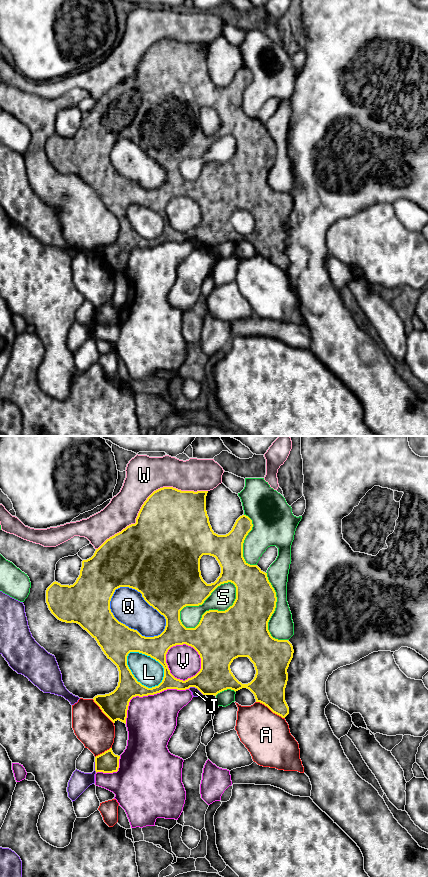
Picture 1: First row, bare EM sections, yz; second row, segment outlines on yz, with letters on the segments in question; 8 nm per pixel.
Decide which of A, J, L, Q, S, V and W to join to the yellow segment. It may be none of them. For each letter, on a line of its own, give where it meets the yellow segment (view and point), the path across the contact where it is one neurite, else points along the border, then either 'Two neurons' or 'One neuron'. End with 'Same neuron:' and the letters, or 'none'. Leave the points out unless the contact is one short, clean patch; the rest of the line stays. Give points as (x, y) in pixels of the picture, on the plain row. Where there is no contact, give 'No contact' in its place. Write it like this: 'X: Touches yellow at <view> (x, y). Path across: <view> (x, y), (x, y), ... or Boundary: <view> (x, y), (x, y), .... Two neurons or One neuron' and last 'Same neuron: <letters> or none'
A: Touches yellow at yz (270, 261). Two neurons
J: Touches yellow at yz (196, 239). Two neurons
L: Touches yellow at yz (152, 209). Two neurons
Q: Touches yellow at yz (145, 152). Two neurons
S: Touches yellow at yz (202, 155). Two neurons
V: Touches yellow at yz (201, 214). Two neurons
W: Touches yellow at yz (146, 52). Two neurons
Same neuron: none

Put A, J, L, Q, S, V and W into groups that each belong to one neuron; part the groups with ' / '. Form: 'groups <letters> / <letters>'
groups A / J L Q V W / S

